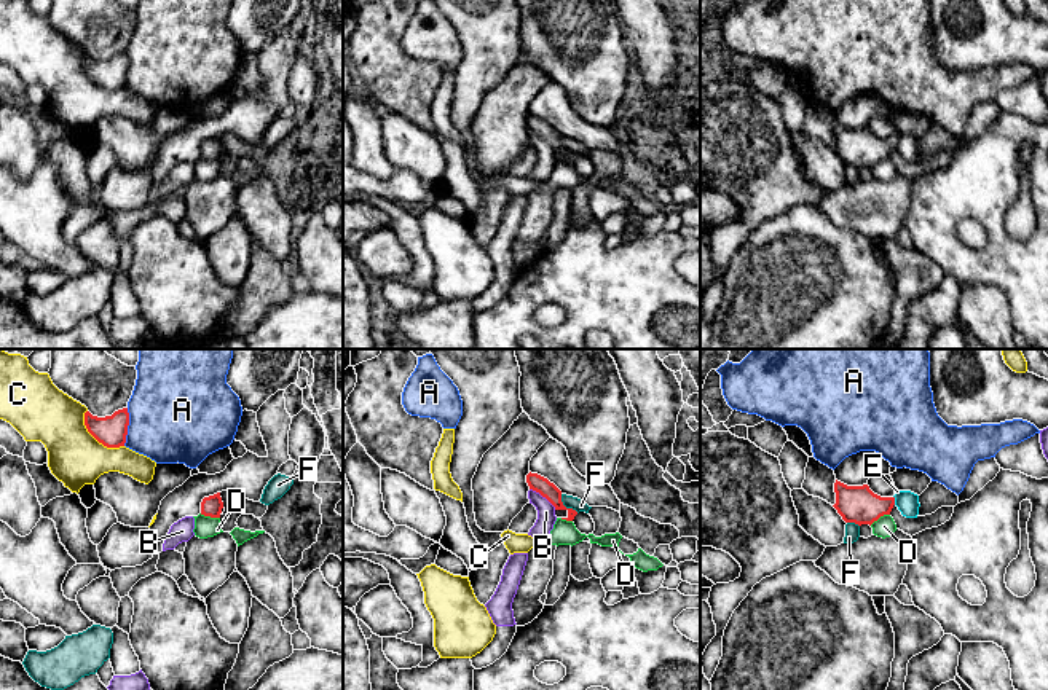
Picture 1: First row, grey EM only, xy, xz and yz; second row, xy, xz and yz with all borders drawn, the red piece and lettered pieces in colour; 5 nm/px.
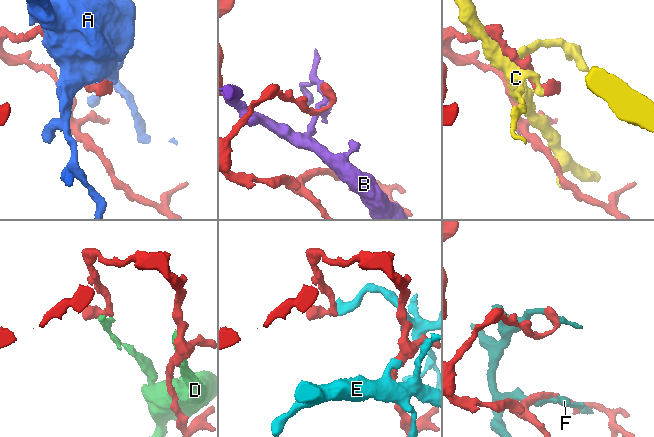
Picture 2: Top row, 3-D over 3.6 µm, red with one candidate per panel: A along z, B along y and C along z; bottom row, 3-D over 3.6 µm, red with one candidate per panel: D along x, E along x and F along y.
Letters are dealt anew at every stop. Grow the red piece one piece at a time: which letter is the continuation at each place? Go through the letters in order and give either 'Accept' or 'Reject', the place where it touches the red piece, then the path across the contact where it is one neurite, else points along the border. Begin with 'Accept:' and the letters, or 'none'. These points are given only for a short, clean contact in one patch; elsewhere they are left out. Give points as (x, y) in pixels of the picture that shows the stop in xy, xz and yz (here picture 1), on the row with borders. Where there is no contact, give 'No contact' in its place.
Accept: none
A: Reject. Touches red at xy (126, 427)
B: Reject. Touches red at xz (543, 496)
C: Reject. Touches red at xy (98, 440)
D: Reject. Touches red at xy (209, 515). Boundary: xy (200, 513), (219, 518)
E: Reject. Touches red at yz (894, 501). Boundary: yz (894, 496), (895, 504)
F: Reject. Touches red at xz (565, 507)

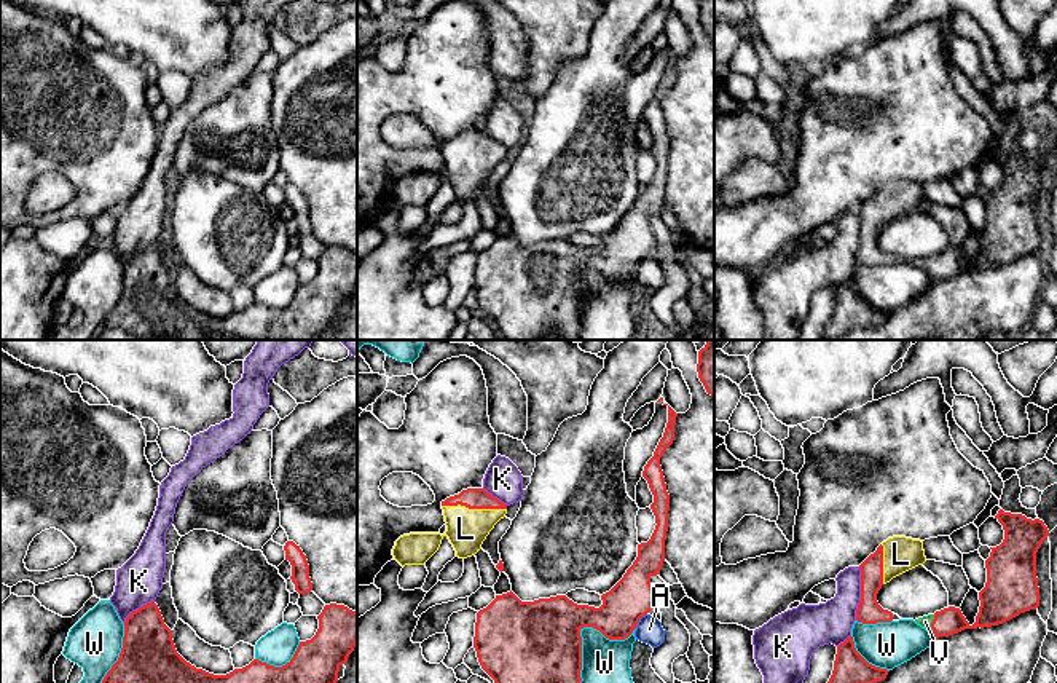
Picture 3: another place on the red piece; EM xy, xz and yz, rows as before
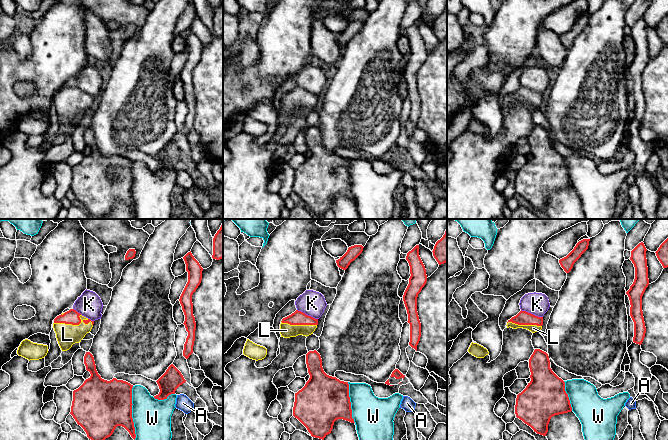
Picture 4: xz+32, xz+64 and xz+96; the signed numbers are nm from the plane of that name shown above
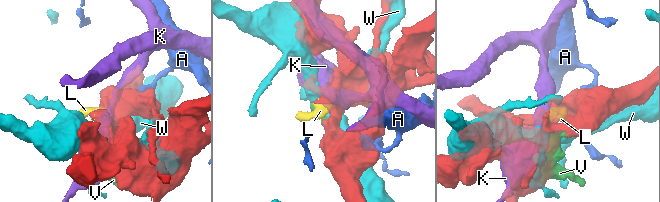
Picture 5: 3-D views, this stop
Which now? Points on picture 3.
Accept: L, V
A: Reject. Touches red at xz (638, 621)
K: Reject. Touches red at yz (861, 594)
L: Accept. Touches red at xz (474, 508). Path across: xz (474, 498), (474, 508), (466, 529)
V: Accept. Touches red at yz (931, 624). Path across: yz (947, 621), (931, 624), (925, 621)
W: Reject. Touches red at xz (582, 627)

